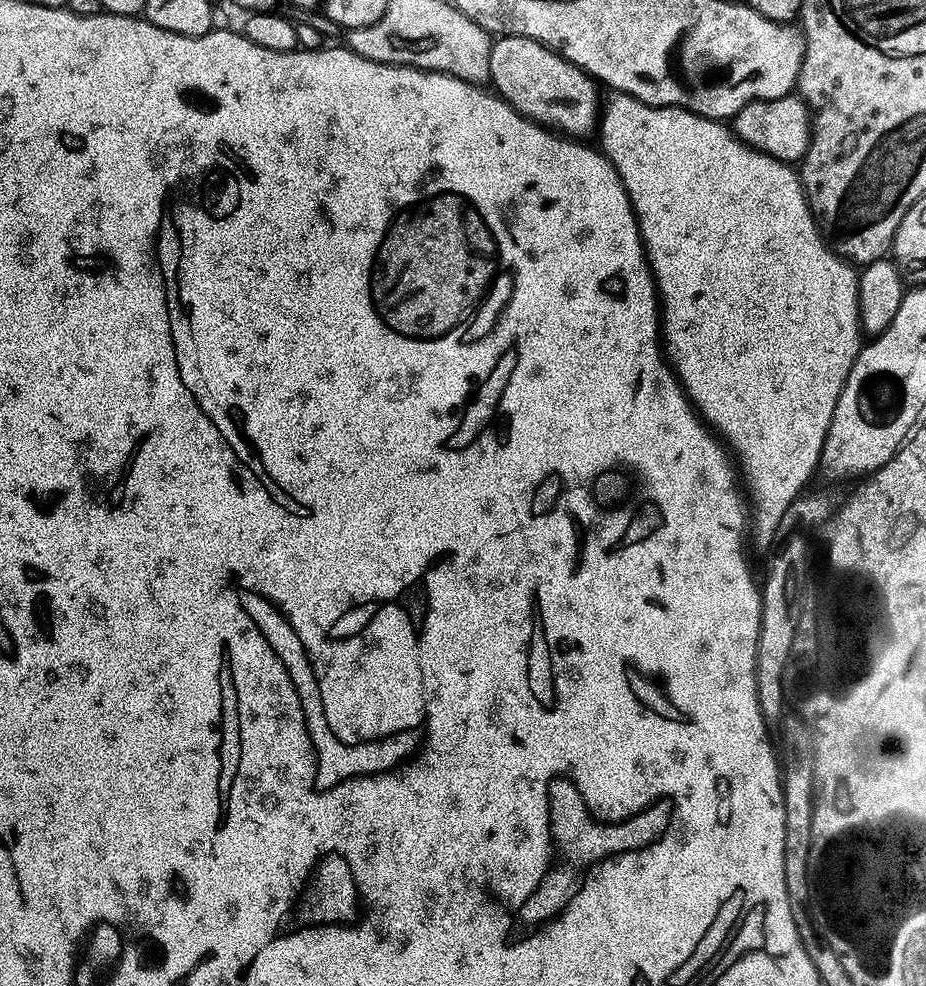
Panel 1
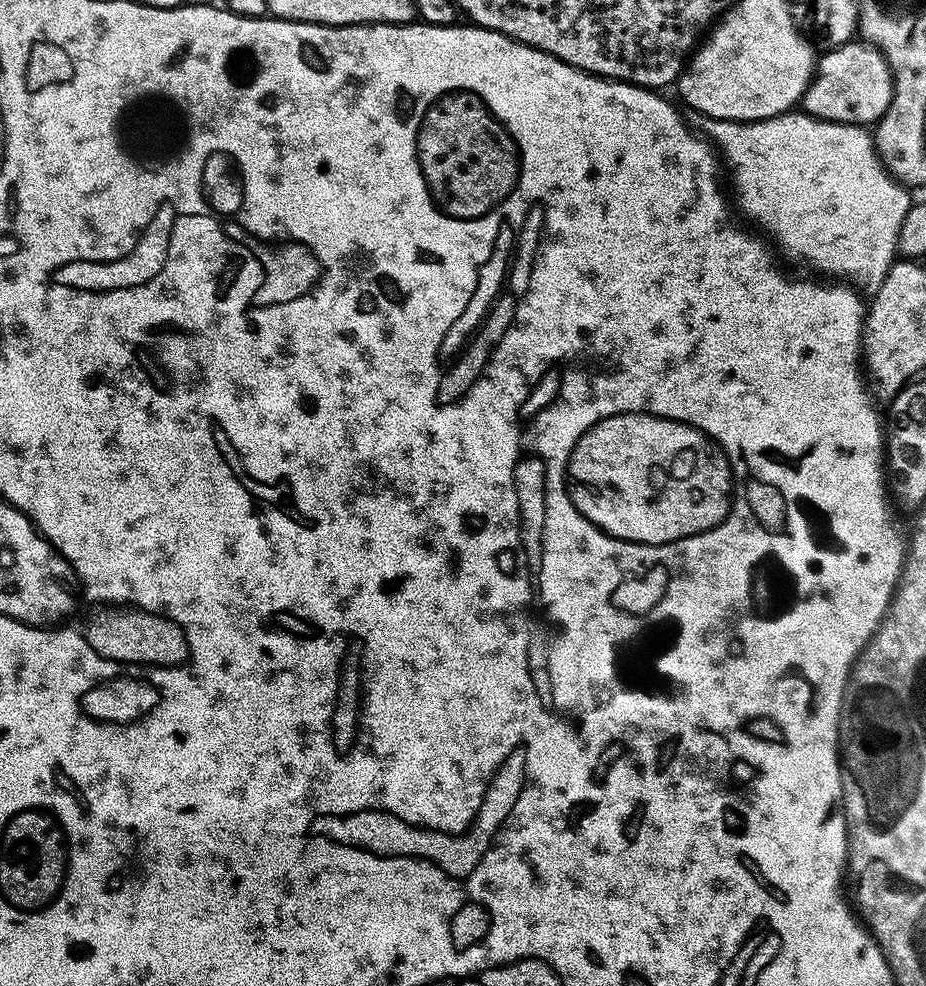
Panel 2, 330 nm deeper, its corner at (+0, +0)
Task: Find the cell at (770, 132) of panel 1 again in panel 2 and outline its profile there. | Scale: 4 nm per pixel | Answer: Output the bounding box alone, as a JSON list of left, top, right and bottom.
[803,42,892,126]

